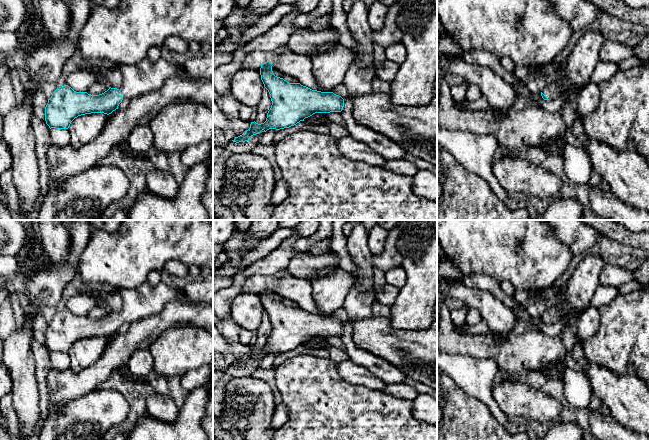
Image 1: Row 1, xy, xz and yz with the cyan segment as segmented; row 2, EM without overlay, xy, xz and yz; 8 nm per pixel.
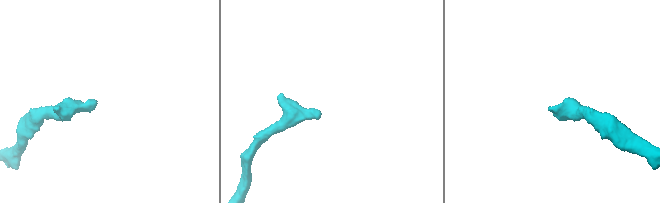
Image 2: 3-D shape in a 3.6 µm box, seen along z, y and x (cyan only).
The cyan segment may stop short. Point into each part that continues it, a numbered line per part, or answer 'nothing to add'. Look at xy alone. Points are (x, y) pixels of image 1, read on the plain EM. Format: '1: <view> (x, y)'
1: xy (137, 303)

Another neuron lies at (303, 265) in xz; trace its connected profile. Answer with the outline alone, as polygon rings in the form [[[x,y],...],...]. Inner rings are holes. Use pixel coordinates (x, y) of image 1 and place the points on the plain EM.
[[[300,252],[293,256],[287,269],[292,276],[310,281],[322,269],[338,266],[339,260],[340,257],[335,252],[318,256]]]

